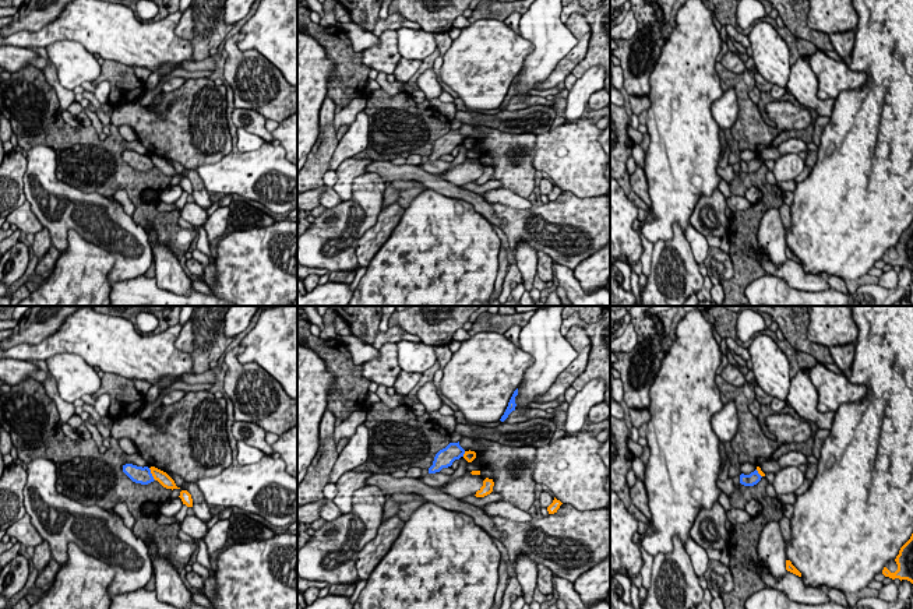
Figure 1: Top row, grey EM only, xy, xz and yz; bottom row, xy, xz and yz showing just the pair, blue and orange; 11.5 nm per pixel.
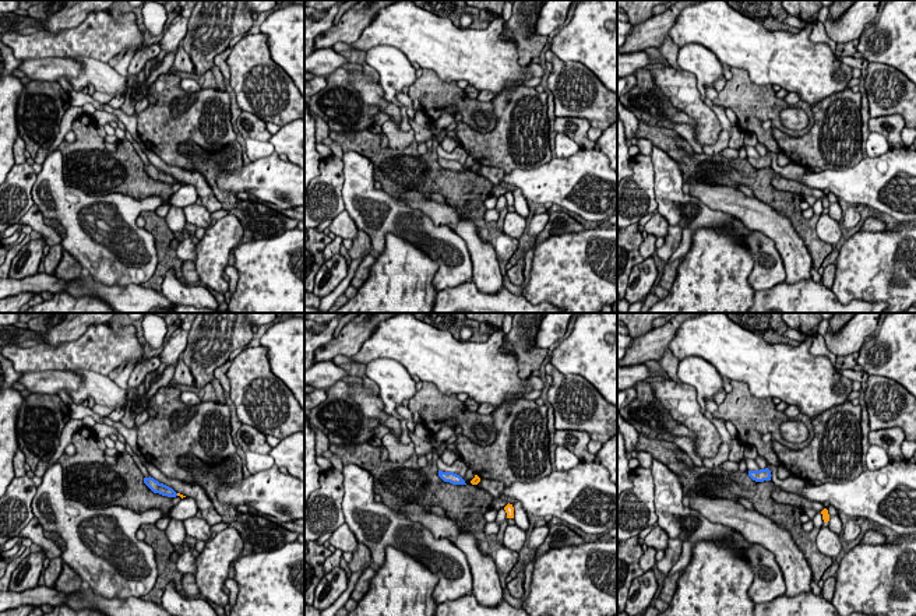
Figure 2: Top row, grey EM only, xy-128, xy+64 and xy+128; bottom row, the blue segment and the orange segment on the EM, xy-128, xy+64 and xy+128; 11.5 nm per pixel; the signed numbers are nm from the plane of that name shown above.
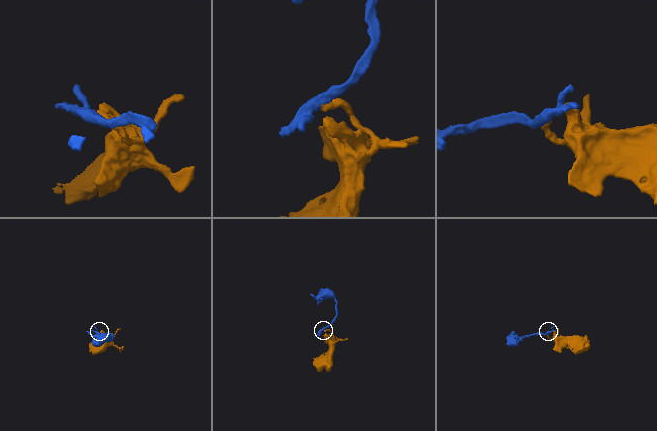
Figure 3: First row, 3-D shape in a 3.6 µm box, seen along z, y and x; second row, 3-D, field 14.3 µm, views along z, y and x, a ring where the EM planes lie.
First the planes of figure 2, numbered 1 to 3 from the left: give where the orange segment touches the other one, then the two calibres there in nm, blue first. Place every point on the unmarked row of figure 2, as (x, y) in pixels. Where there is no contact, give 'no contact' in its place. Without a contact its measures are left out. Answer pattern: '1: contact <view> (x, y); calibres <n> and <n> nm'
1: no contact
2: no contact
3: no contact

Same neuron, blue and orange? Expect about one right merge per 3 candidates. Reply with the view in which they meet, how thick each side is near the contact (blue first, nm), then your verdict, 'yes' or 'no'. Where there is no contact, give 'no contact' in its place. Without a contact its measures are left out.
xy | 190/140 nm | no

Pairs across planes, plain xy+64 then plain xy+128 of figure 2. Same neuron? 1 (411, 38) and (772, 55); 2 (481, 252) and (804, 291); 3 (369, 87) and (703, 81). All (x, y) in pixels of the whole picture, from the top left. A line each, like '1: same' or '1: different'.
1: same
2: different
3: different

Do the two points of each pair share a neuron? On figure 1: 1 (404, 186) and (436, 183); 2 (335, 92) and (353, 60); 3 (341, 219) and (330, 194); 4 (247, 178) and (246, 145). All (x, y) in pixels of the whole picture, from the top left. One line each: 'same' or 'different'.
1: different
2: same
3: different
4: different

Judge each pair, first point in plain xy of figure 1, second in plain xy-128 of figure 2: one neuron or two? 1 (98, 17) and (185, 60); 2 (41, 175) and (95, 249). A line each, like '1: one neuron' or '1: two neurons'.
1: two neurons
2: one neuron

